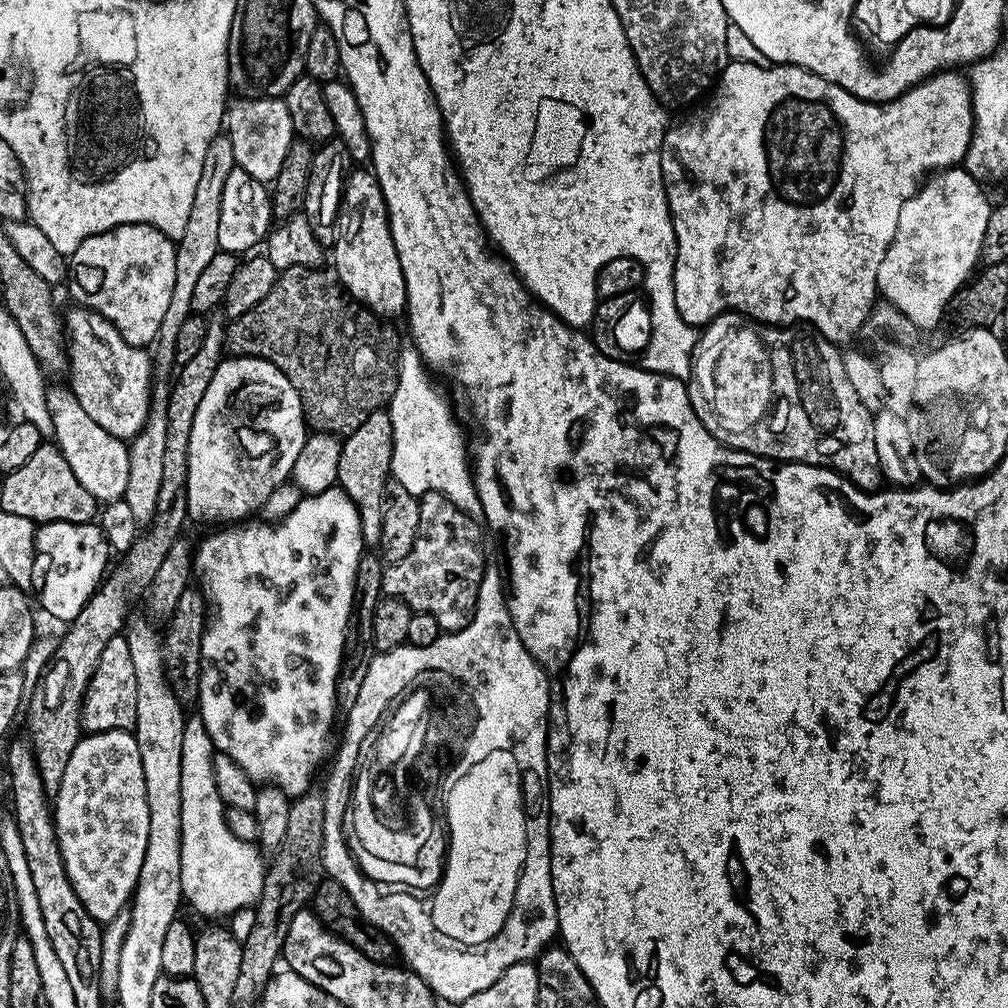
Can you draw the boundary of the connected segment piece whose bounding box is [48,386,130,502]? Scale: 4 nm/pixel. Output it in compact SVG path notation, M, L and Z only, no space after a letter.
M67 387L48 388L48 409L54 422L54 442L61 454L70 462L70 470L74 470L74 478L90 490L97 502L120 502L124 499L126 481L130 478L130 460L128 444L114 438L114 434L106 434L86 410L82 410L82 402Z

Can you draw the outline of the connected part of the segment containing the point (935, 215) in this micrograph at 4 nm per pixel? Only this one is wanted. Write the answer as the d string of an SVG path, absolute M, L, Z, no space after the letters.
M963 167L946 168L929 175L898 214L896 232L878 266L876 286L887 303L902 310L902 314L906 314L906 318L910 318L910 322L921 330L936 328L943 316L945 319L953 296L968 283L980 260L986 222L992 213L990 203L980 188L983 188L981 181L974 179Z

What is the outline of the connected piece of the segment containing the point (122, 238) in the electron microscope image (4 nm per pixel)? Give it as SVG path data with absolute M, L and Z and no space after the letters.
M123 224L102 234L94 234L78 246L70 257L70 275L66 288L72 291L77 305L102 314L122 334L124 341L135 348L147 349L160 333L170 294L174 294L174 258L176 246L162 230L149 224Z

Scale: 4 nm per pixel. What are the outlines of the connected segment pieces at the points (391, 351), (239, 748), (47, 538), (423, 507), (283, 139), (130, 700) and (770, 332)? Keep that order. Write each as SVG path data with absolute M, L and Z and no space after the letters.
M294 266L285 268L277 275L274 290L254 306L254 310L246 310L224 329L224 347L229 357L253 356L258 358L258 316L264 318L288 318L292 326L302 326L306 330L306 343L318 346L318 390L314 394L316 400L305 403L304 419L309 429L318 432L331 432L341 438L349 436L370 414L381 411L391 400L398 386L400 373L400 336L391 328L391 323L368 311L363 304L357 304L352 295L341 284L335 267L307 268Z
M339 486L325 492L305 495L289 516L279 523L240 522L235 526L224 526L221 532L208 536L195 545L192 554L191 575L198 588L207 597L207 603L214 609L216 617L211 617L202 638L202 666L200 667L200 691L198 693L198 714L204 722L217 753L238 762L246 774L257 785L281 788L289 798L297 798L313 787L312 775L320 768L320 763L328 756L332 740L328 735L336 724L338 701L336 683L340 674L340 663L344 657L344 644L348 640L350 625L354 619L356 602L356 571L361 556L365 555L366 545L362 538L360 515L350 502L350 498Z
M50 522L41 524L36 530L36 571L38 573L38 592L40 588L40 604L56 620L70 622L82 614L88 599L96 593L105 579L104 567L108 564L110 549L104 541L104 532L99 523L71 524L70 522Z
M437 492L419 497L420 525L414 550L402 562L385 567L382 593L412 607L413 613L430 614L445 633L460 632L476 613L476 599L484 577L486 561L480 549L480 528L469 513Z
M236 98L226 108L226 135L234 146L236 167L246 170L250 178L271 182L275 180L286 150L290 150L294 133L290 110L280 98Z
M127 635L110 638L94 670L94 678L84 695L80 722L85 733L135 729L138 714L138 678L134 678L134 661L130 658Z
M756 323L754 330L760 334L772 356L776 382L782 384L782 398L778 398L776 406L776 436L766 438L766 446L762 450L764 459L793 464L818 464L822 468L839 472L857 488L863 488L866 492L877 491L884 475L878 462L878 450L874 446L873 413L868 412L866 406L862 406L858 394L854 394L854 386L850 386L846 378L841 349L811 326L769 326Z

